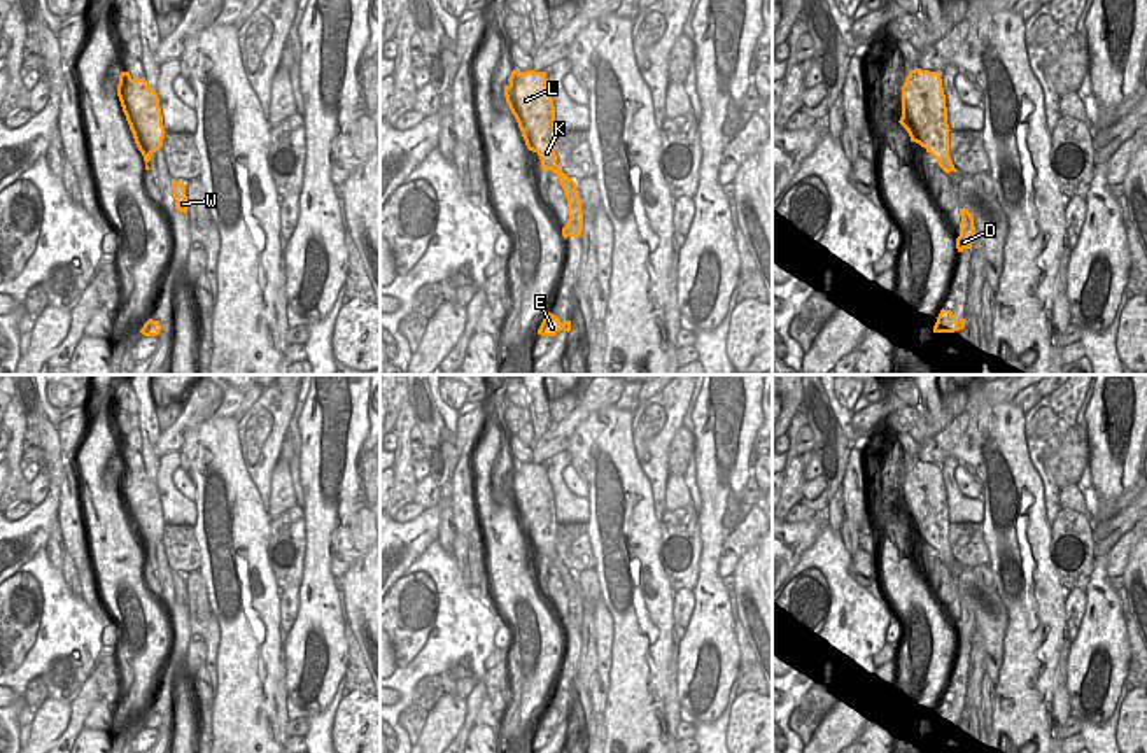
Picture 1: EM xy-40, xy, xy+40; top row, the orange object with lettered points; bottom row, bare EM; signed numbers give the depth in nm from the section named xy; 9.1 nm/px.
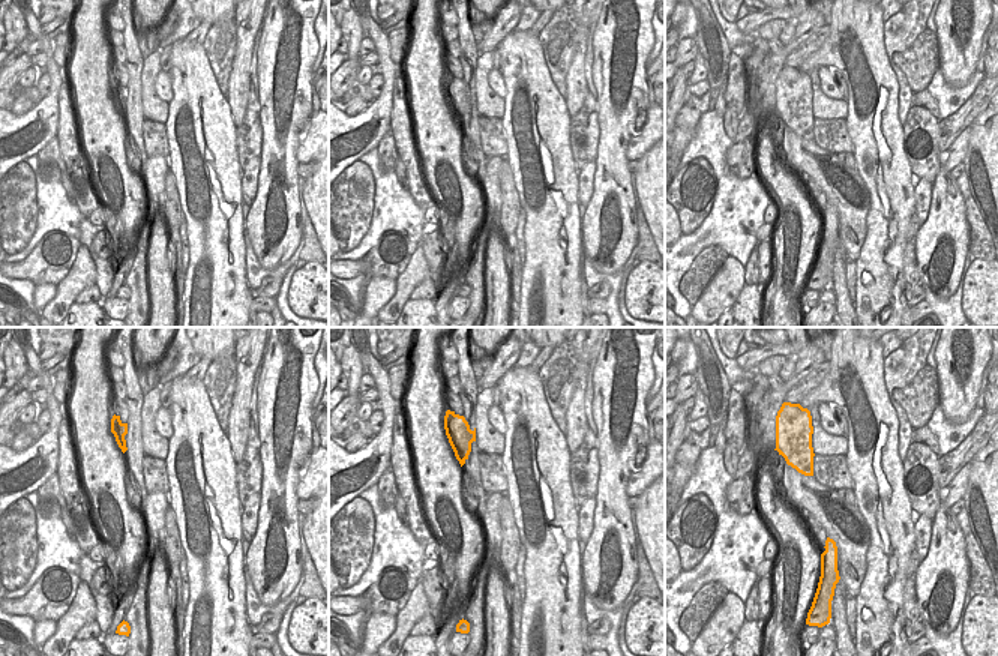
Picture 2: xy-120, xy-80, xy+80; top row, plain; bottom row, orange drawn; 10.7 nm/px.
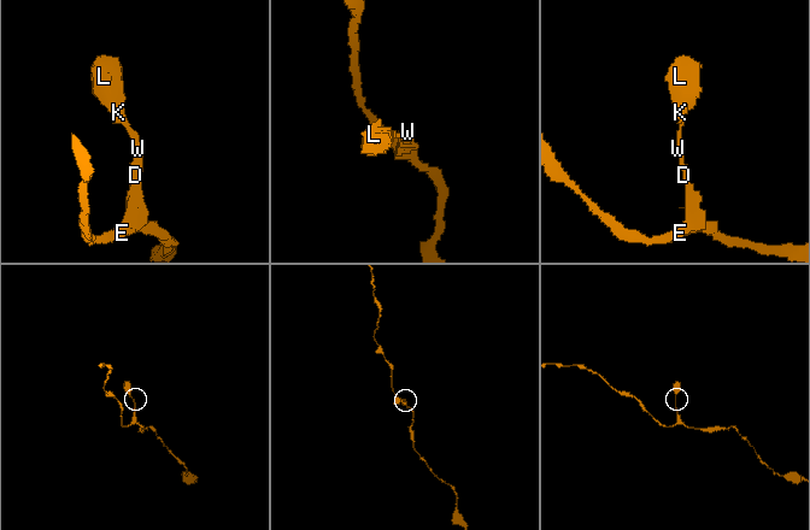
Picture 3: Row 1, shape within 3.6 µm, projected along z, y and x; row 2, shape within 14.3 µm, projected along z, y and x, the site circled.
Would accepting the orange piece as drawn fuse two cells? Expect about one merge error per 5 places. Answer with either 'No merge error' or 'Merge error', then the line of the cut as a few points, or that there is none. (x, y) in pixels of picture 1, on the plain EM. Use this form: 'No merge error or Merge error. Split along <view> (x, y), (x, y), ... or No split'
No merge error. No split

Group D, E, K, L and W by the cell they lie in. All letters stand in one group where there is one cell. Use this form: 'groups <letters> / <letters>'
groups D E K L W

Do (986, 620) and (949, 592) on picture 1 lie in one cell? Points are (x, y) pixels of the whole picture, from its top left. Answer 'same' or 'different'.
different

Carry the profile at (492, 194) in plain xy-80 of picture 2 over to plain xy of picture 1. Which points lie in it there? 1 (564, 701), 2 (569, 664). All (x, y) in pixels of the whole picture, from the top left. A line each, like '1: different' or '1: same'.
1: same
2: same

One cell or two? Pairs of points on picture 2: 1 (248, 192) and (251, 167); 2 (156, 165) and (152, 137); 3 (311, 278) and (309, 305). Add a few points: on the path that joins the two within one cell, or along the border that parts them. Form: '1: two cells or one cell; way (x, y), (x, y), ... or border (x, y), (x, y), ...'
1: one cell; way (248, 186), (251, 173)
2: two cells; border (149, 155), (162, 155), (165, 158)
3: one cell; way (311, 284), (309, 299)

